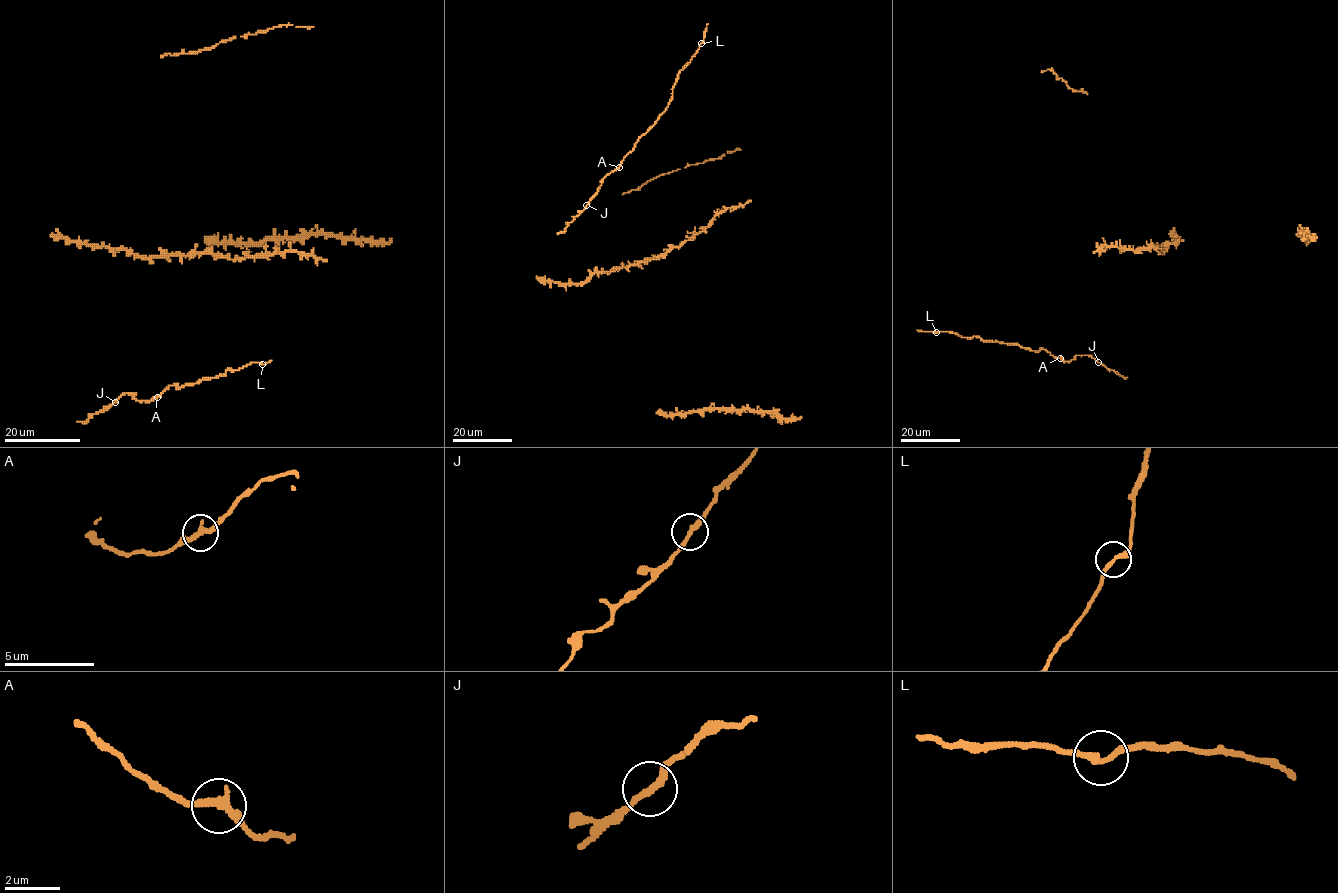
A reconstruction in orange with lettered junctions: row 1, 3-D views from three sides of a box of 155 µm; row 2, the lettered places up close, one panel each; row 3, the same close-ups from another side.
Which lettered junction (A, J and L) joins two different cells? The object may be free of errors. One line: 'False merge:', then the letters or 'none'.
False merge: none

